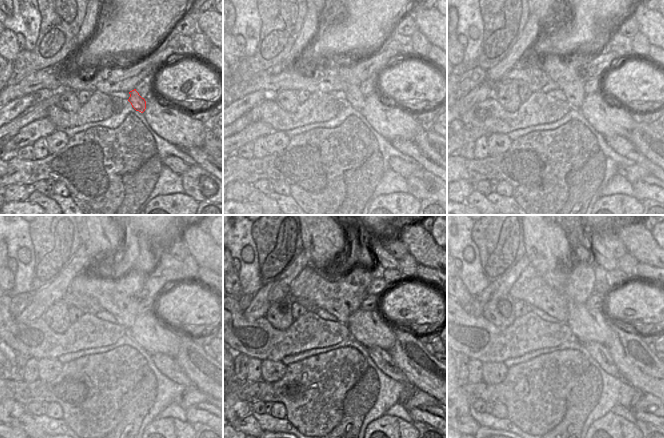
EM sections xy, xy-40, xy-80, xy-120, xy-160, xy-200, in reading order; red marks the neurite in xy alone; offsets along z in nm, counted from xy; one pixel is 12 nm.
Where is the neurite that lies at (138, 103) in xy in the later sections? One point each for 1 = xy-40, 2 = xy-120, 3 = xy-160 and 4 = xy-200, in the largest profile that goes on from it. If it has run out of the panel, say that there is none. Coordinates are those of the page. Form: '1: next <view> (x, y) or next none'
1: next xy-40 (354, 96)
2: next xy-120 (103, 289)
3: next xy-160 (323, 291)
4: next xy-200 (530, 287)

